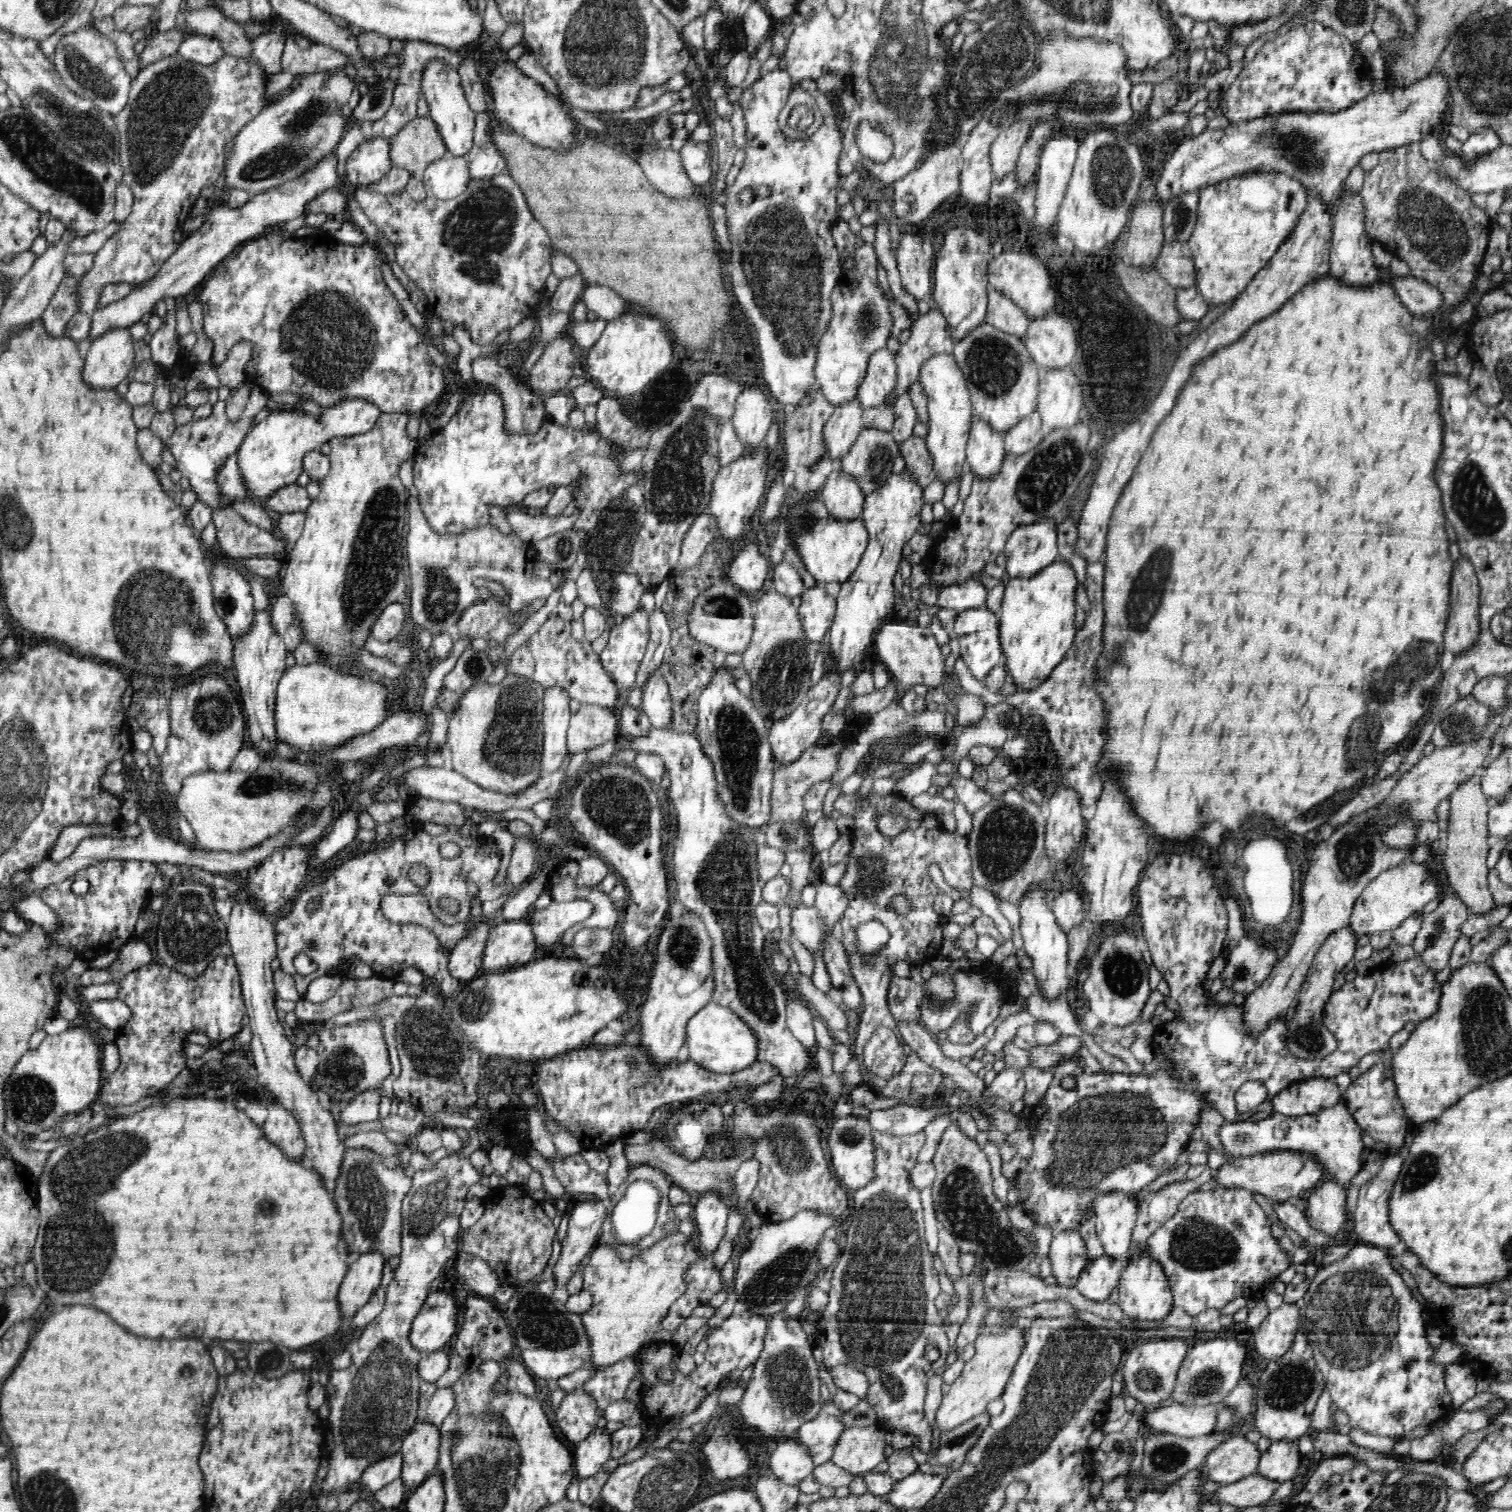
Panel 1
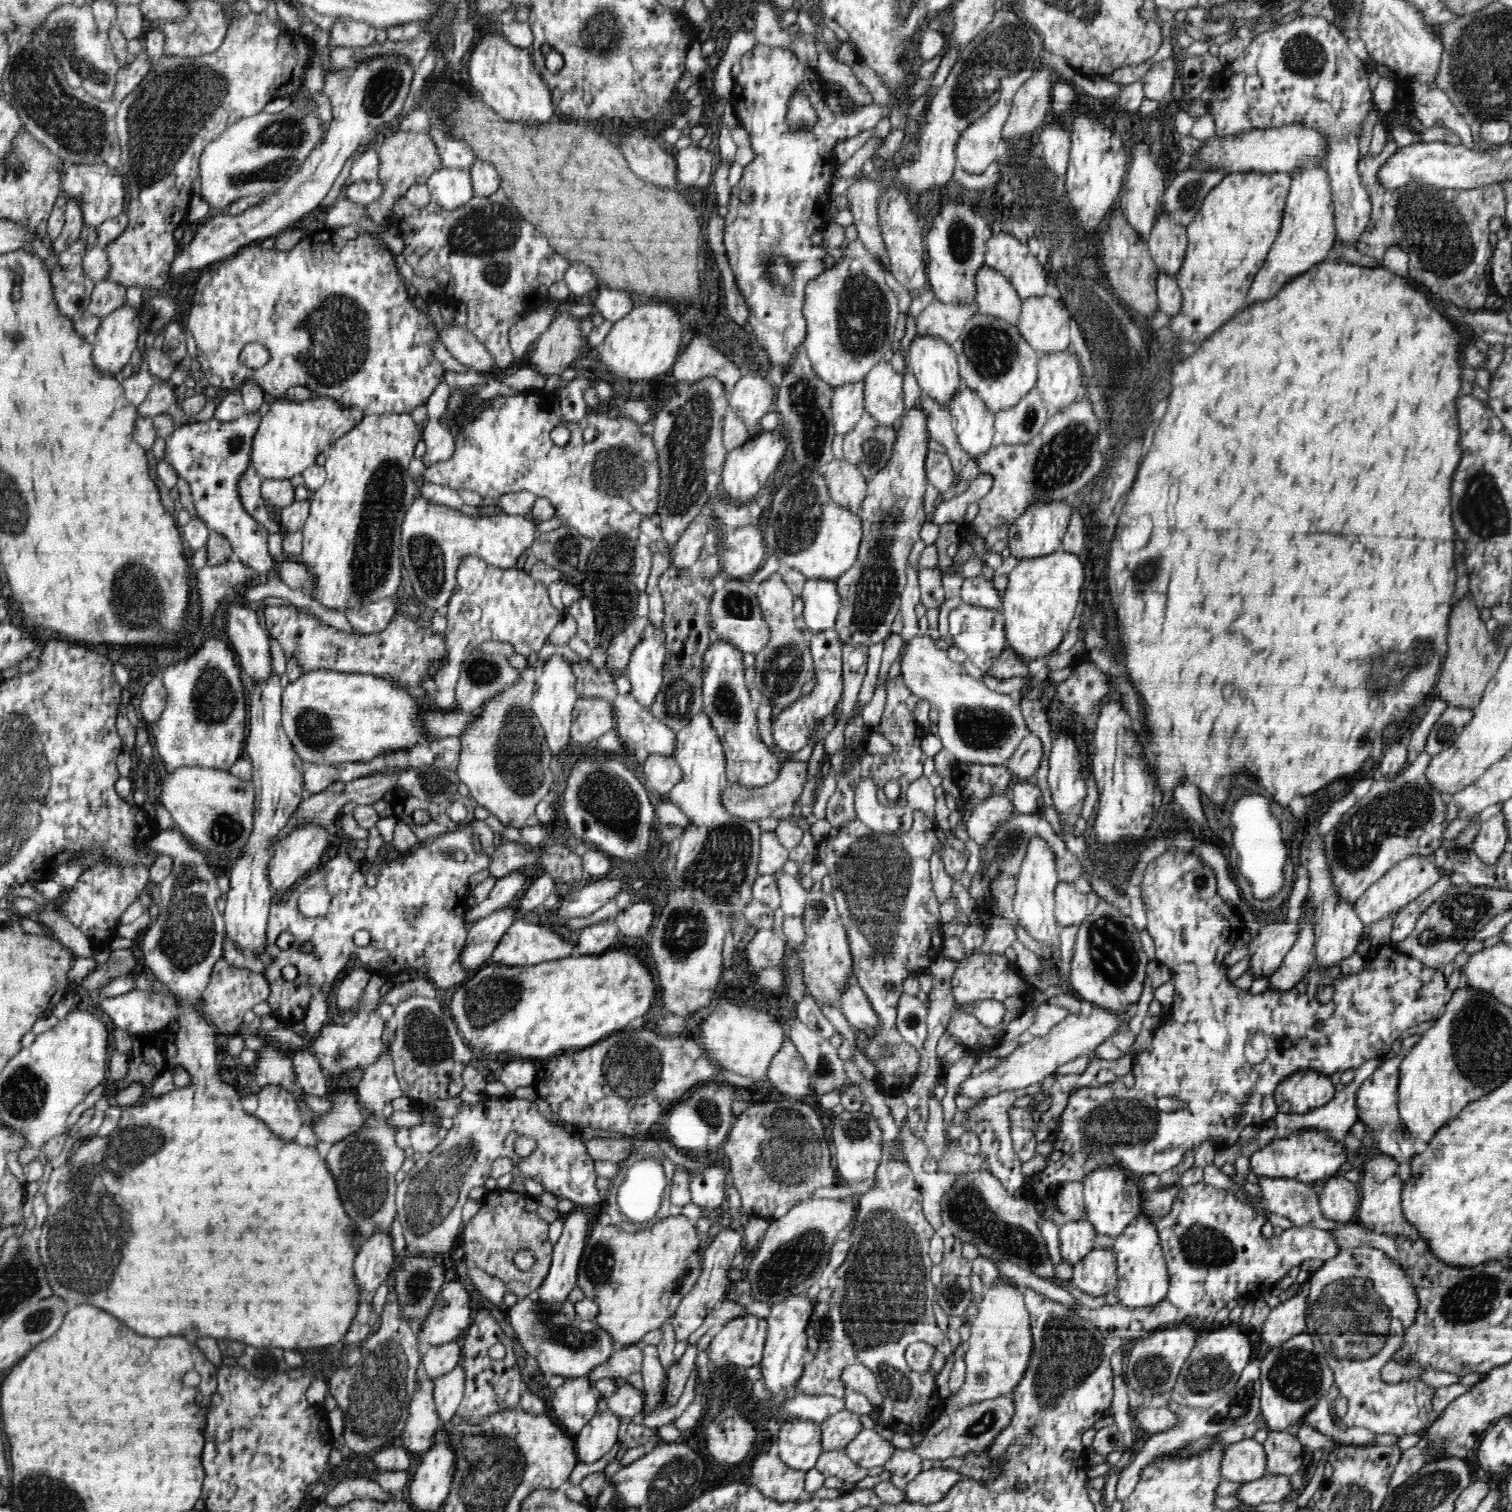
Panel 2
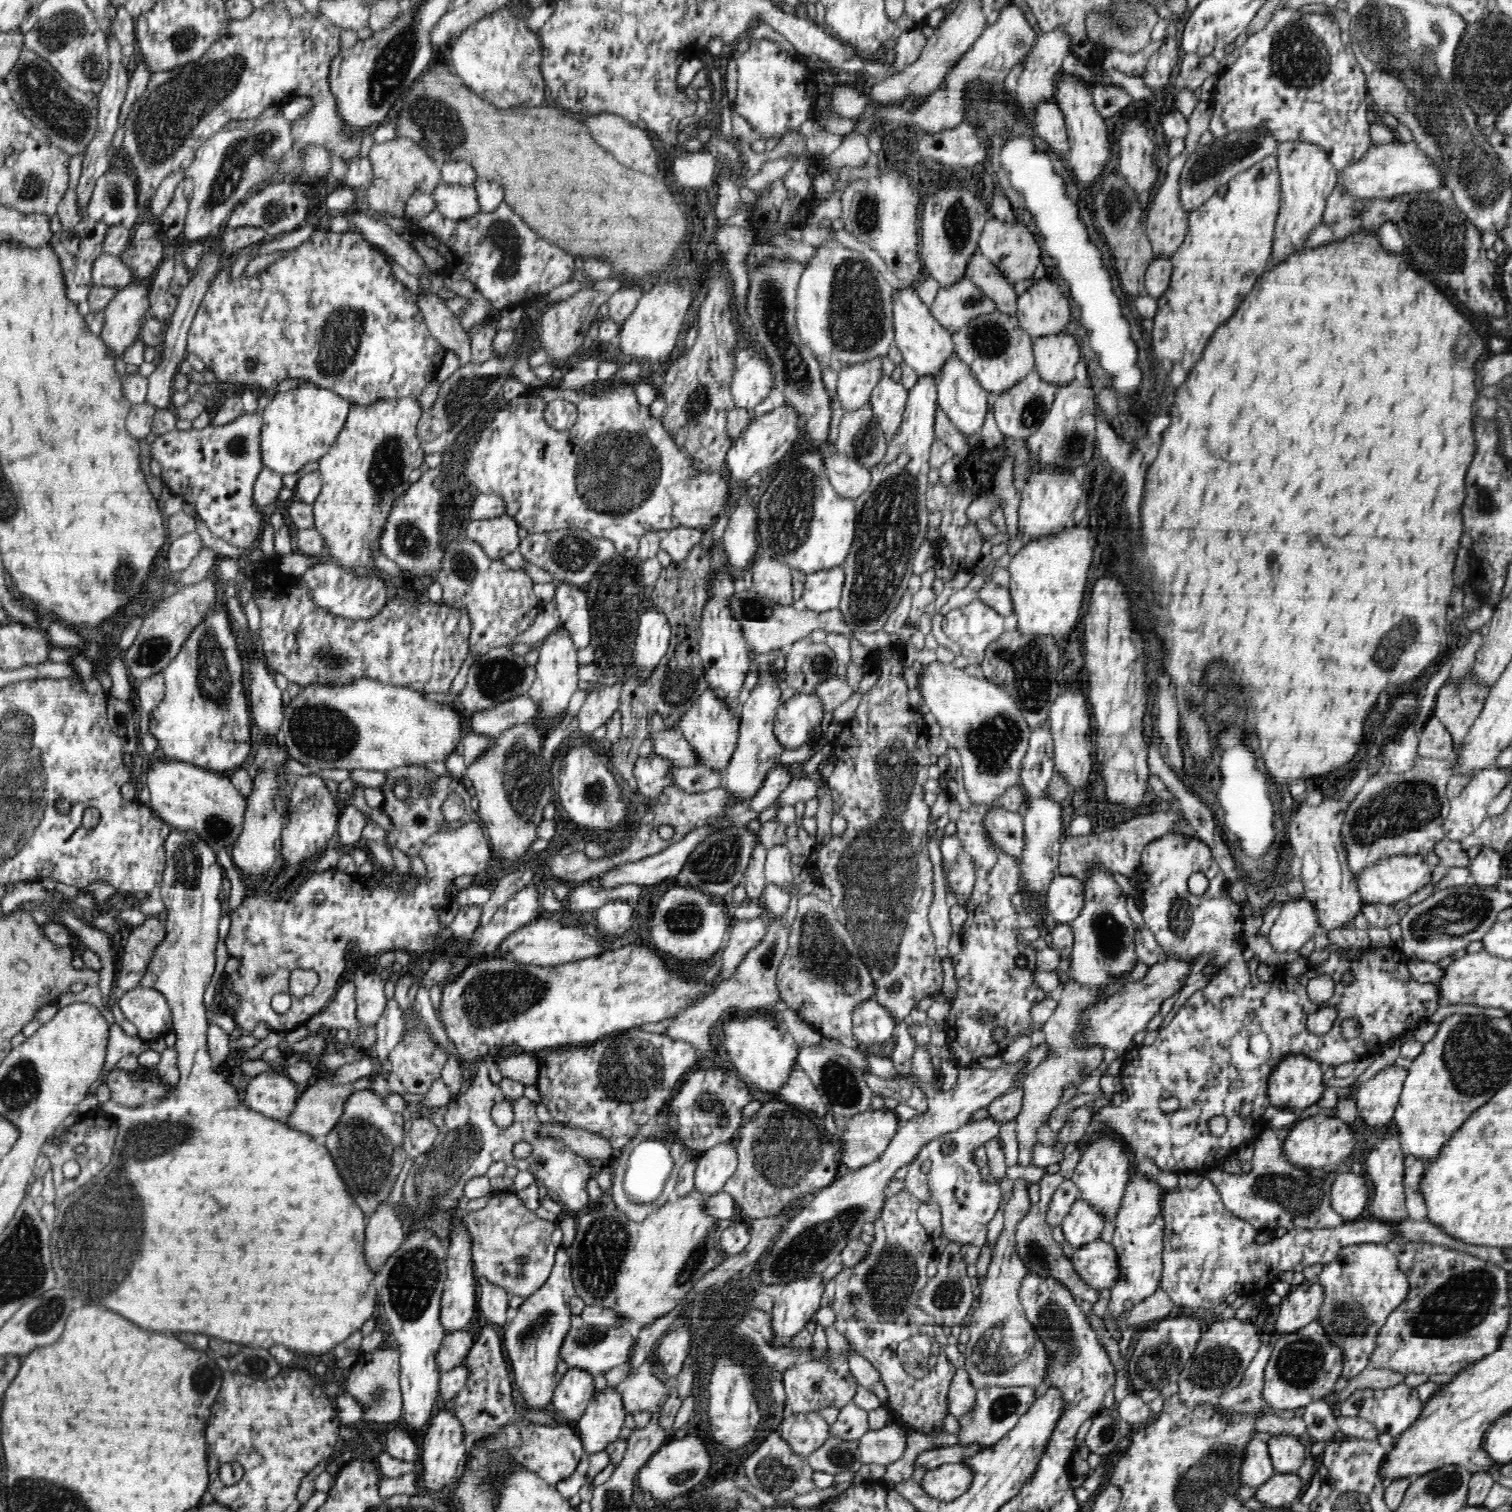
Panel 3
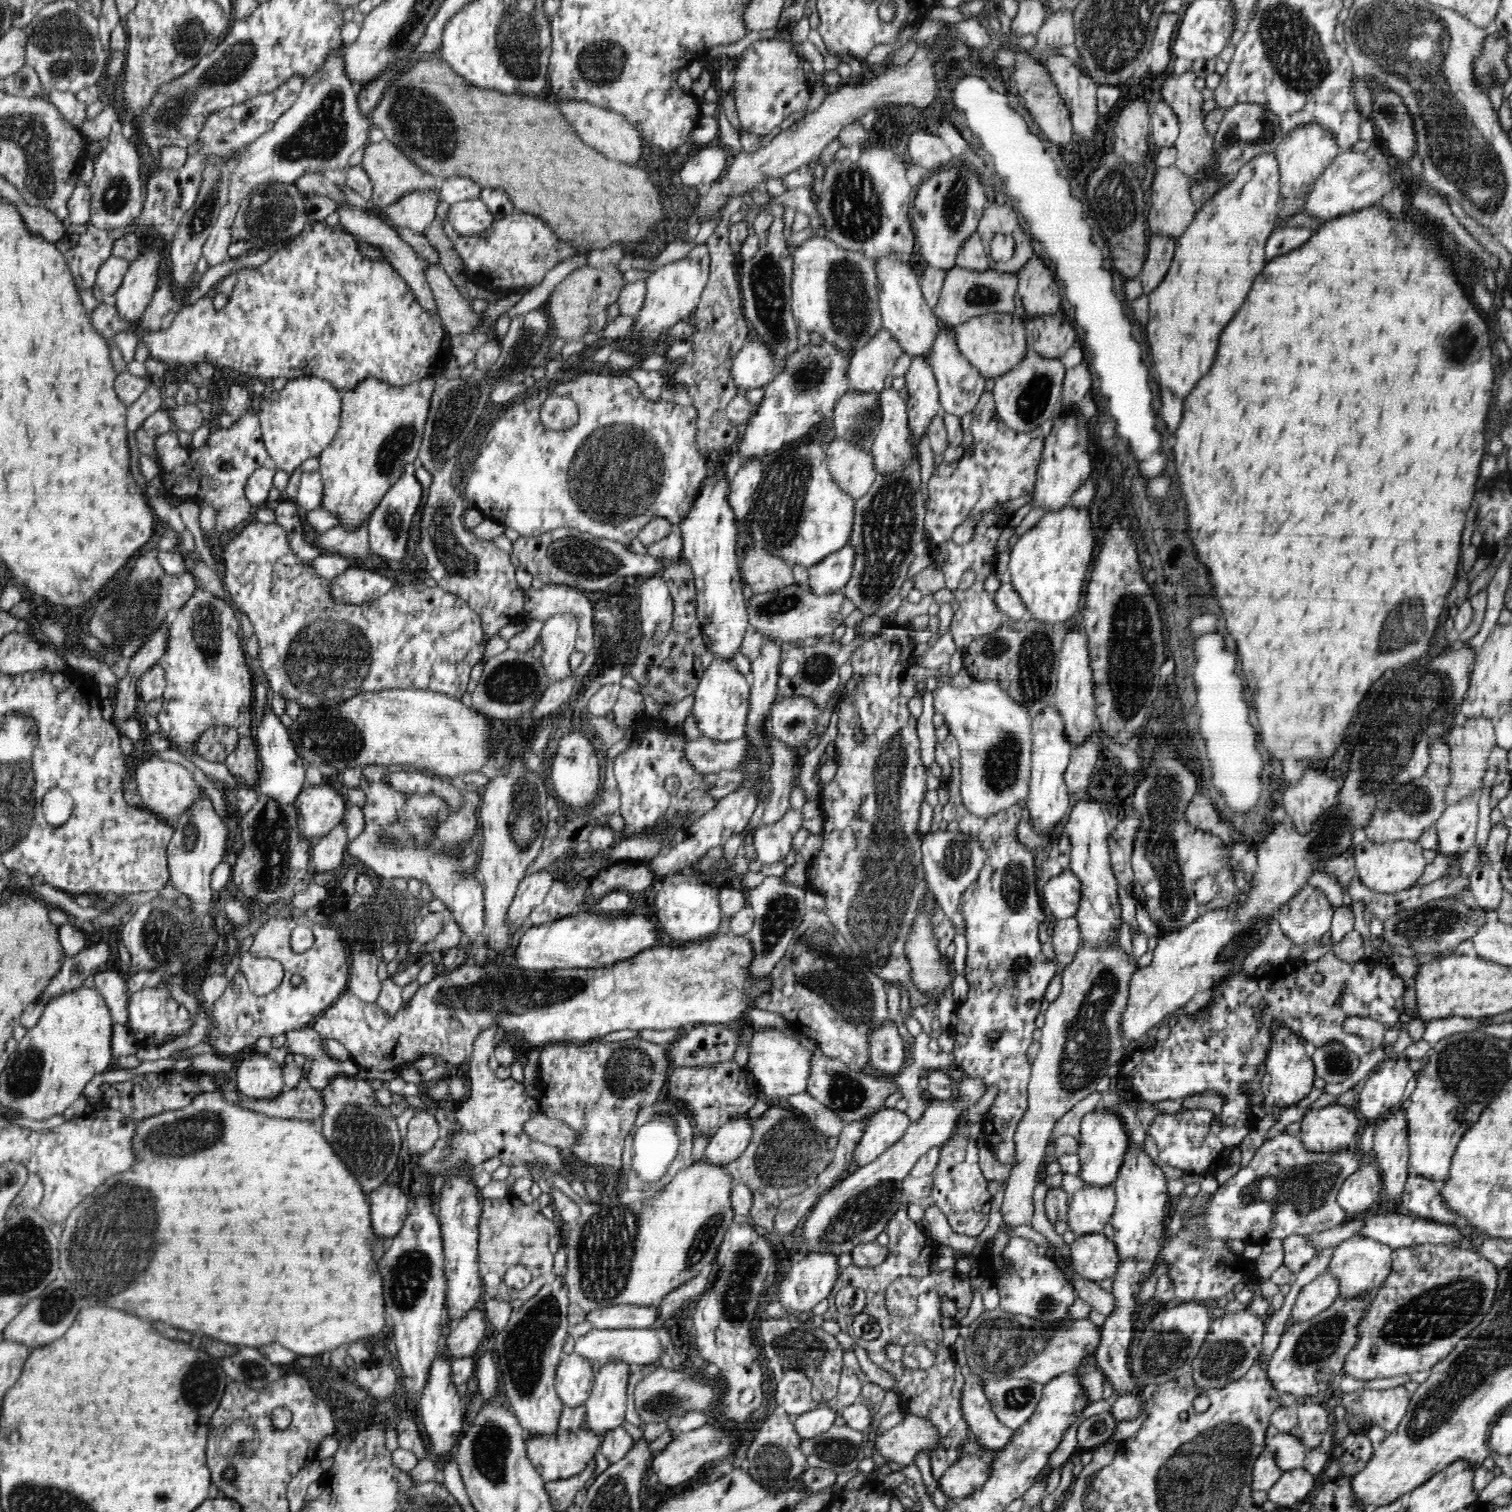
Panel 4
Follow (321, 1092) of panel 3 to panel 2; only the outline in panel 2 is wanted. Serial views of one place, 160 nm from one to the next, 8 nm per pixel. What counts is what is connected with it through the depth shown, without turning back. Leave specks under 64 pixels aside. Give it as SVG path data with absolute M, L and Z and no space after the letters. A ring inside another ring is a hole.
M332 1091L331 1110L318 1115L311 1126L316 1140L339 1143L349 1134L361 1131L365 1125L365 1112L358 1104L354 1091Z

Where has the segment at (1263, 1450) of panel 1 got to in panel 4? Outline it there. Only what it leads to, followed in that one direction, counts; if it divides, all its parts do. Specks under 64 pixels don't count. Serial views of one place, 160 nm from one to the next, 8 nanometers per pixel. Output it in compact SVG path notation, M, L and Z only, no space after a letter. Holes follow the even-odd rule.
M1278 1433L1267 1440L1266 1450L1273 1454L1282 1472L1302 1468L1307 1453L1301 1441L1291 1433Z

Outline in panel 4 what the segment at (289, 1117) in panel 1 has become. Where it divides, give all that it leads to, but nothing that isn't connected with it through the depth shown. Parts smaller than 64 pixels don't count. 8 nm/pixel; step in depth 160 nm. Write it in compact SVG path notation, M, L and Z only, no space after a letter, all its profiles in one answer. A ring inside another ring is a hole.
M250 1050L247 1058L244 1058L236 1067L236 1084L238 1091L246 1094L246 1097L252 1098L272 1098L278 1097L280 1093L286 1090L283 1079L283 1065L270 1059L267 1054L262 1054Z

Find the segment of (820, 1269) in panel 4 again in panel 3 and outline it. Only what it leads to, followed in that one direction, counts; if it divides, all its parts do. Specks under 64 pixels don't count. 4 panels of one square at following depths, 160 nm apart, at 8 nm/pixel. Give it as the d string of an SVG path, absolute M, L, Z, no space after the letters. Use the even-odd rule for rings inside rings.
M822 1275L806 1276L798 1281L784 1284L781 1294L774 1299L772 1313L772 1348L784 1348L795 1334L806 1324L814 1321L813 1316L820 1308L820 1298L825 1293Z

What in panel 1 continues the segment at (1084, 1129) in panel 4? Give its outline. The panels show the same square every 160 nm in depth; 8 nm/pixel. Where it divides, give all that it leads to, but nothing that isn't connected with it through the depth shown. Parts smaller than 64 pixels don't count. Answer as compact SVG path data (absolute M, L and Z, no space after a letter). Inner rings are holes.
M1100 1193L1094 1202L1095 1229L1102 1245L1104 1254L1116 1259L1124 1259L1130 1250L1132 1233L1137 1220L1138 1201L1126 1193Z

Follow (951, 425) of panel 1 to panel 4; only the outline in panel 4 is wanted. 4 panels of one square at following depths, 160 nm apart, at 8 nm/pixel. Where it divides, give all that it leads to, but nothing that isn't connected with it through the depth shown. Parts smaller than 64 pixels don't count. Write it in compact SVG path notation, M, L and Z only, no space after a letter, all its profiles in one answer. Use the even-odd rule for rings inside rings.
M884 256L875 259L875 271L879 281L880 314L886 334L896 339L900 348L912 354L912 358L926 358L942 324L923 297L919 279L912 269L912 262L904 261L902 257Z

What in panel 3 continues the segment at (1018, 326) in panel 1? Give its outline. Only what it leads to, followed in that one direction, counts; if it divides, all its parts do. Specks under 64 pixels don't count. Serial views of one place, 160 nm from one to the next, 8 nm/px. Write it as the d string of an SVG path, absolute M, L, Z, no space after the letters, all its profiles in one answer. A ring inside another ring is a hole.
M979 248L968 261L965 276L984 291L984 296L996 305L996 310L1009 315L1015 314L1018 296L1012 289L1012 283L1007 281L1002 271Z

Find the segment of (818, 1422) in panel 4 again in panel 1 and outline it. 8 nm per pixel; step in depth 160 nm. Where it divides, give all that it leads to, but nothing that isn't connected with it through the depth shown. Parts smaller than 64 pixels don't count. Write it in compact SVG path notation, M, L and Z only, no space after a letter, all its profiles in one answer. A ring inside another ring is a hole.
M798 1436L778 1441L778 1448L770 1456L771 1472L790 1485L799 1485L806 1475L813 1472L812 1455L801 1445Z

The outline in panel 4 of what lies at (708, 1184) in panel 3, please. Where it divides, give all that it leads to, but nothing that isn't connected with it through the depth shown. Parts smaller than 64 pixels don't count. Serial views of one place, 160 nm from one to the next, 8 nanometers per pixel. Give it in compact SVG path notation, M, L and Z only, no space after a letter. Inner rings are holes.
M740 1115L722 1124L705 1147L707 1162L726 1166L737 1160L752 1138L753 1121L750 1121L747 1115Z

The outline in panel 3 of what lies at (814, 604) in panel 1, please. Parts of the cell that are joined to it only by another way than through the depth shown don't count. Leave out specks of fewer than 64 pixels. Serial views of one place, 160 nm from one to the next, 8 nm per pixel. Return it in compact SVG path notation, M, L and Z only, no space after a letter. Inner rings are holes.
M844 567L808 573L802 598L814 613L826 613L839 607L844 584Z

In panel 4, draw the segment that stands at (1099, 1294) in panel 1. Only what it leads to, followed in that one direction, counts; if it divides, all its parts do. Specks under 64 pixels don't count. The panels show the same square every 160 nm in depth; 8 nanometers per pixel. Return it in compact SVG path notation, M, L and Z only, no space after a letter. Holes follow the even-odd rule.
M1103 1232L1075 1236L1070 1258L1078 1274L1096 1283L1114 1278L1119 1267L1116 1243Z

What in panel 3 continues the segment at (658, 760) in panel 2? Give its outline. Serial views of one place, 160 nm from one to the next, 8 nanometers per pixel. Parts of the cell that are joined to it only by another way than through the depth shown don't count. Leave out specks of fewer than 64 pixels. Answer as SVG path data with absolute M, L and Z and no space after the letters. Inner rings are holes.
M704 765L696 766L674 766L671 768L672 784L682 788L687 793L696 794L714 790L718 786L724 785L724 773L712 772L712 769L704 768Z

